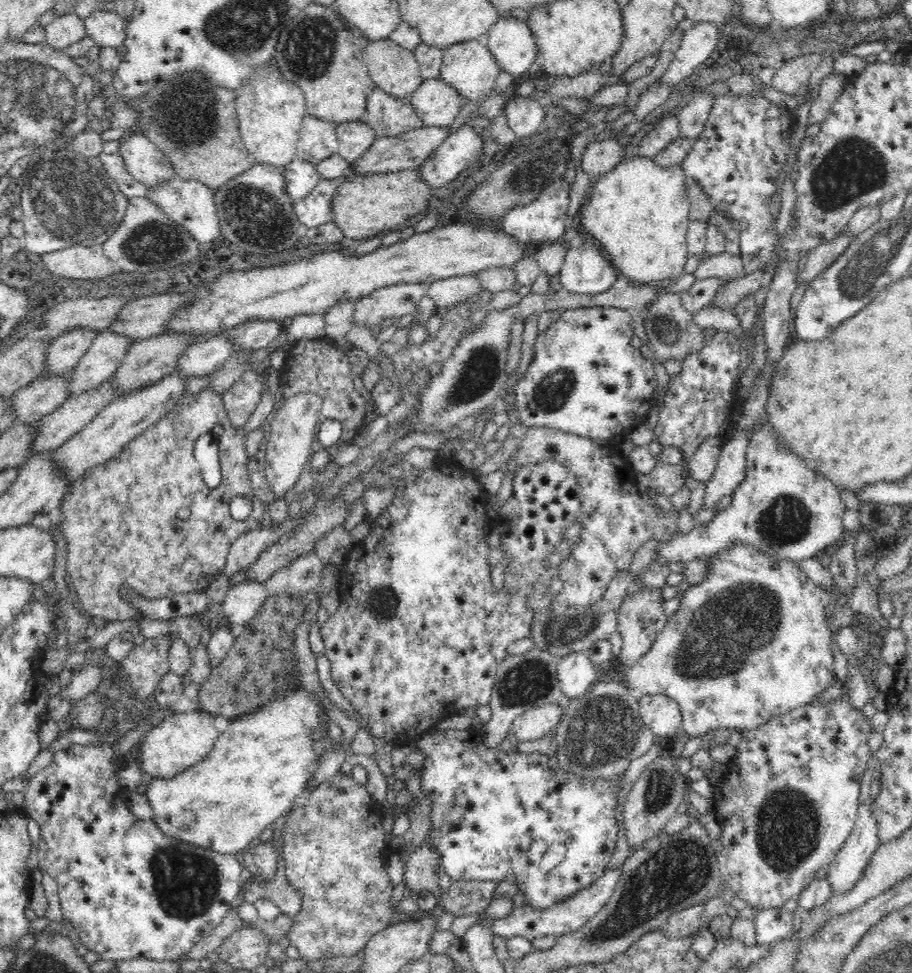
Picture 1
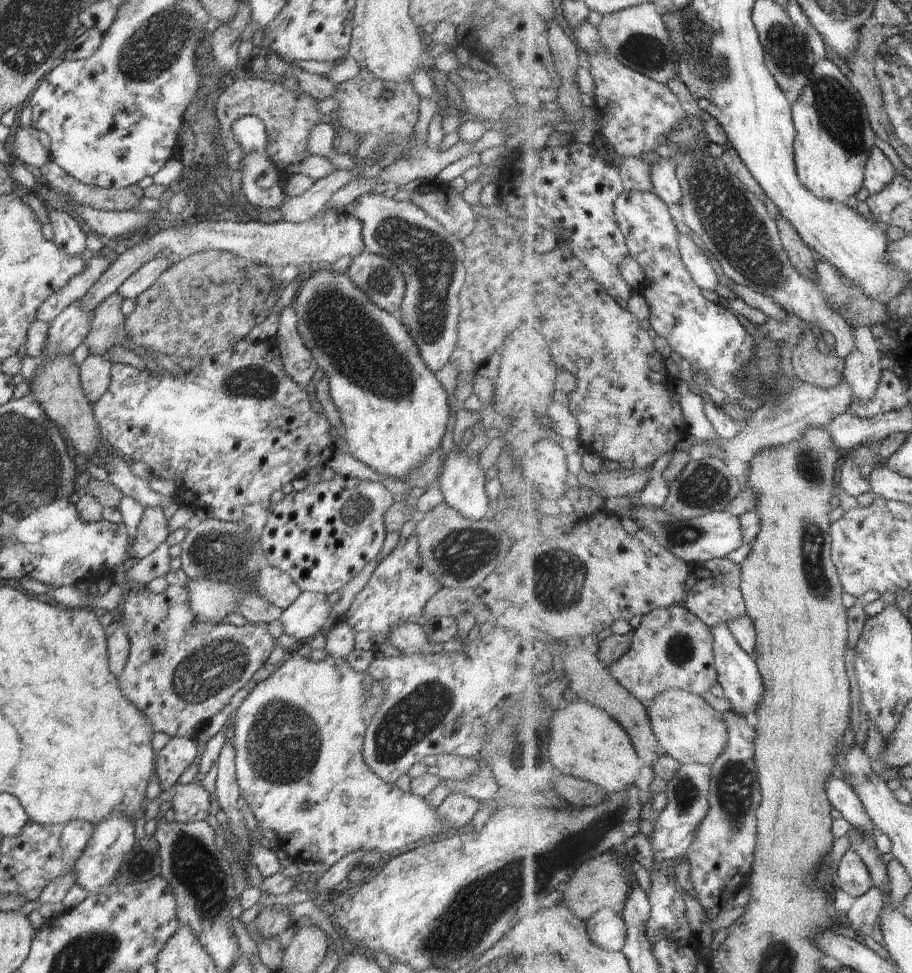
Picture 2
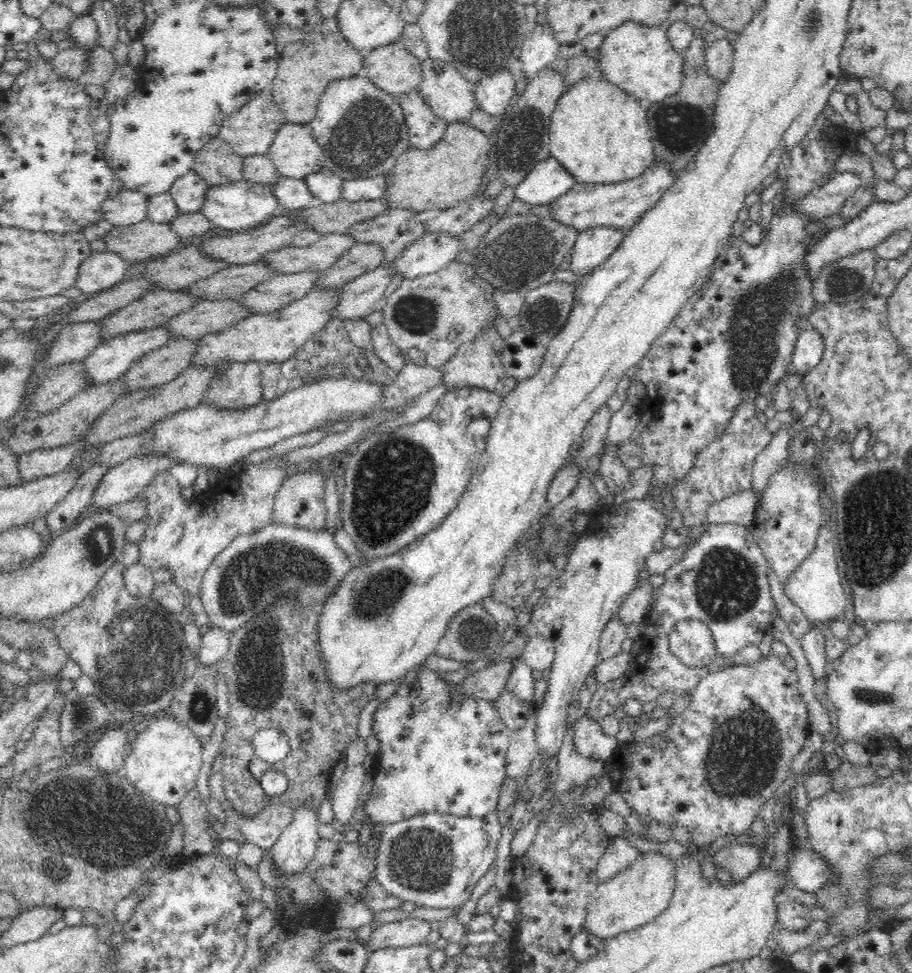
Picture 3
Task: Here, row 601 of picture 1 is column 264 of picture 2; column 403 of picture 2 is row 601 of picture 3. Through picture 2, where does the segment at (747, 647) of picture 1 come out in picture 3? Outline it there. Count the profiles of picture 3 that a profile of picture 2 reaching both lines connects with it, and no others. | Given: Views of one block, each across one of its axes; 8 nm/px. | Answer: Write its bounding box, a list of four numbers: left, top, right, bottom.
[785,524,848,623]

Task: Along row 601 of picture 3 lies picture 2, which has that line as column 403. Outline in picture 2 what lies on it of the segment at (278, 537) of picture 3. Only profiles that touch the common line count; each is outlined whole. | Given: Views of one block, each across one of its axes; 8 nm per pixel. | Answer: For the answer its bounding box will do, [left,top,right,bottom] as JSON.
[349,193,465,373]

